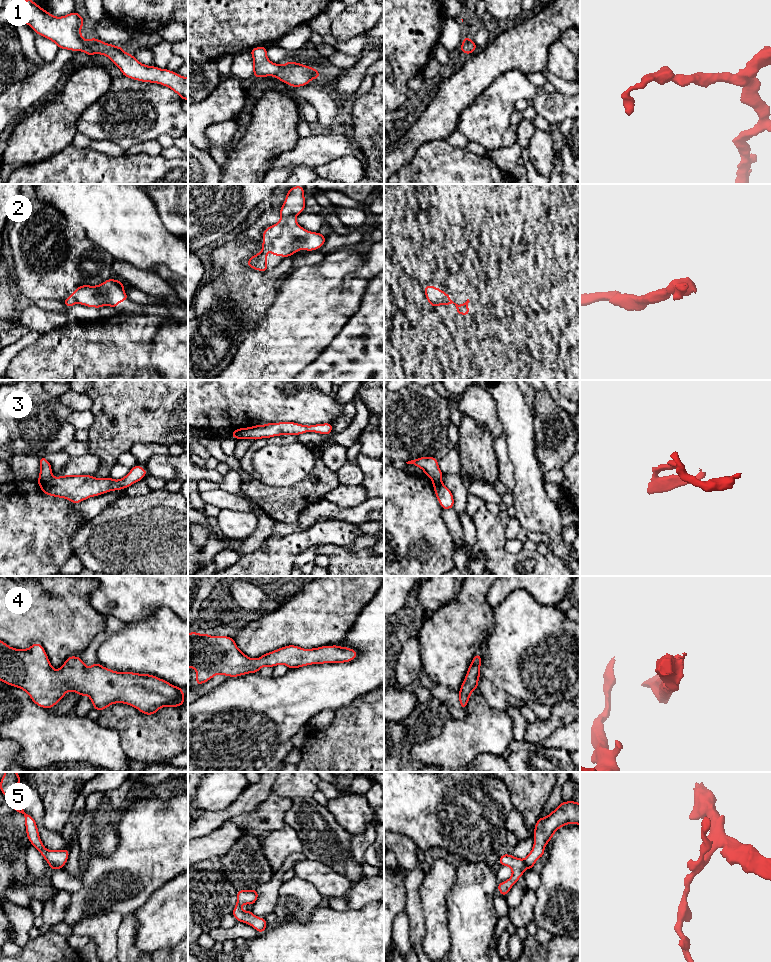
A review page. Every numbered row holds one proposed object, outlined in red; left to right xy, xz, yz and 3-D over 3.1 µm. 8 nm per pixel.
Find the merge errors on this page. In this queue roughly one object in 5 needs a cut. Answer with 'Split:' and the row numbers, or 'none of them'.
Split: none of them

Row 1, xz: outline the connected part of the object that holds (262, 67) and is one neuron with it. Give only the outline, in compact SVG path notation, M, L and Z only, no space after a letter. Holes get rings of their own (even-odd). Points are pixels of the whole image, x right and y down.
M259 46L250 50L253 57L253 73L255 78L274 76L291 87L302 87L313 79L320 78L319 71L304 64L289 61L283 65L271 62L267 57L267 49Z

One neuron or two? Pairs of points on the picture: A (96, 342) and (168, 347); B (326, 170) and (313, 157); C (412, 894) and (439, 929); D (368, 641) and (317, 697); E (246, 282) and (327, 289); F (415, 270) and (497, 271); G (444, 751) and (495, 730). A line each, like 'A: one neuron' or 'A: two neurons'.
A: two neurons
B: two neurons
C: two neurons
D: one neuron
E: two neurons
F: one neuron
G: one neuron

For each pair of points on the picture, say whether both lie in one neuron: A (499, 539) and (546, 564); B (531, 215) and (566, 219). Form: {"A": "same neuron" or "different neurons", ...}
{"A": "same neuron", "B": "different neurons"}

